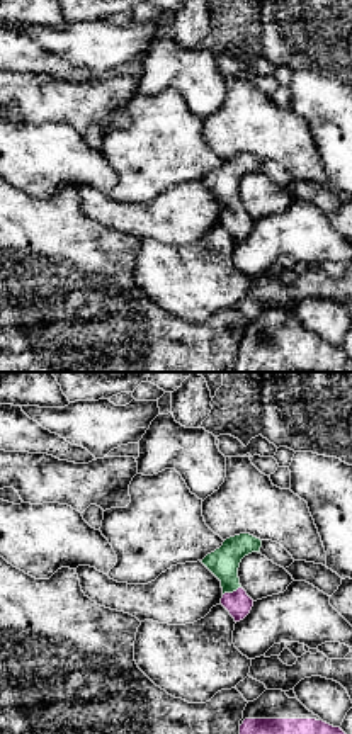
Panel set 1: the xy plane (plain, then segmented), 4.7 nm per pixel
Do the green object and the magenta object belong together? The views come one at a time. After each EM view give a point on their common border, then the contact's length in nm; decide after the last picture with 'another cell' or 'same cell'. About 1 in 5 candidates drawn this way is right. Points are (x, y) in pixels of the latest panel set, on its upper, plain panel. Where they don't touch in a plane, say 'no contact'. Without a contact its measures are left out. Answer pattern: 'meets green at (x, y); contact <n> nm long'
meets green at (232, 211); contact 100 nm long

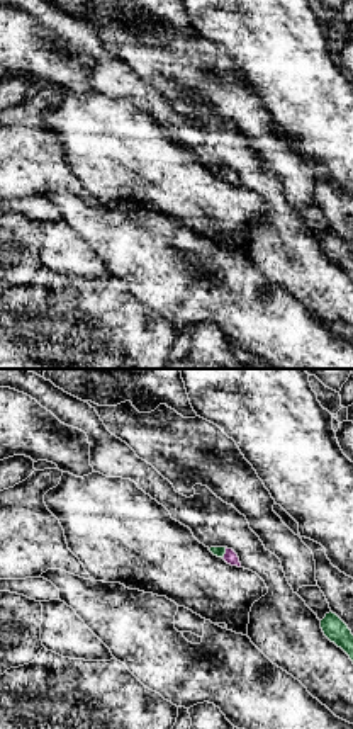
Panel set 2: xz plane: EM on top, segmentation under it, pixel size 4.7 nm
meets green at (224, 172); contact 60 nm long

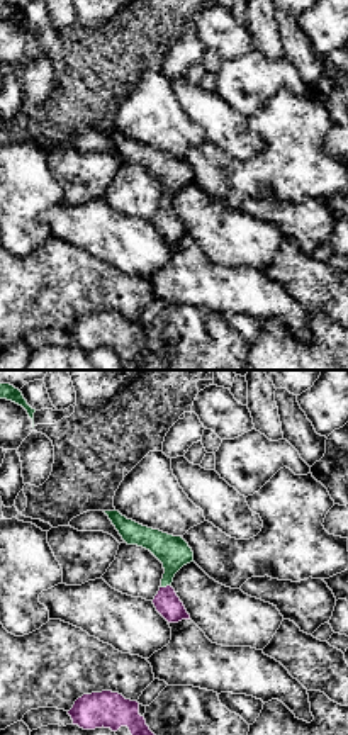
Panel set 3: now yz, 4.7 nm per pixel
meets green at (165, 206); contact 60 nm long

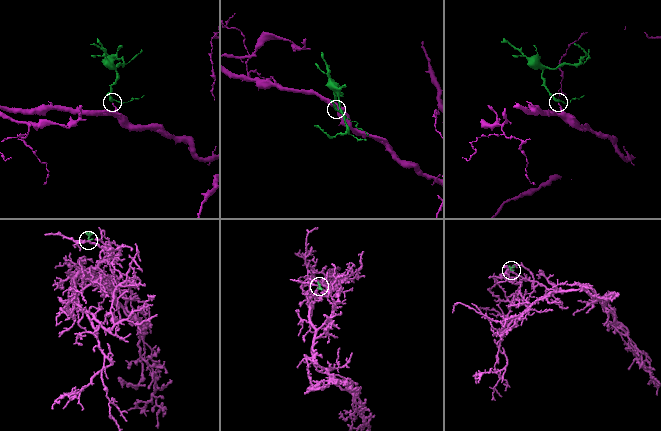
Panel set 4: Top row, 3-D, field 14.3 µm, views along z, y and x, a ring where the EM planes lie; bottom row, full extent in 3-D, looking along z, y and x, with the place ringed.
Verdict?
same cell

